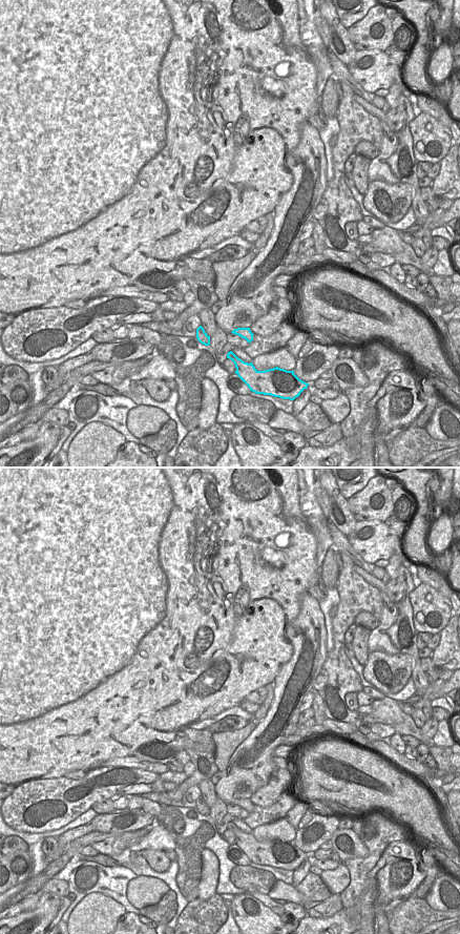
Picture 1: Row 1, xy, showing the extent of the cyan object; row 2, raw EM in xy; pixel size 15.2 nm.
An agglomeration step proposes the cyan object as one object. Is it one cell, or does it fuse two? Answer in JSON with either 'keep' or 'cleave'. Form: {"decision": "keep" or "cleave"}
{"decision": "keep"}

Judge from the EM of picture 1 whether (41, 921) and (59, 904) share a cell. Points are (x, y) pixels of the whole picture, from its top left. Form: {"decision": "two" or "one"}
{"decision": "one"}

